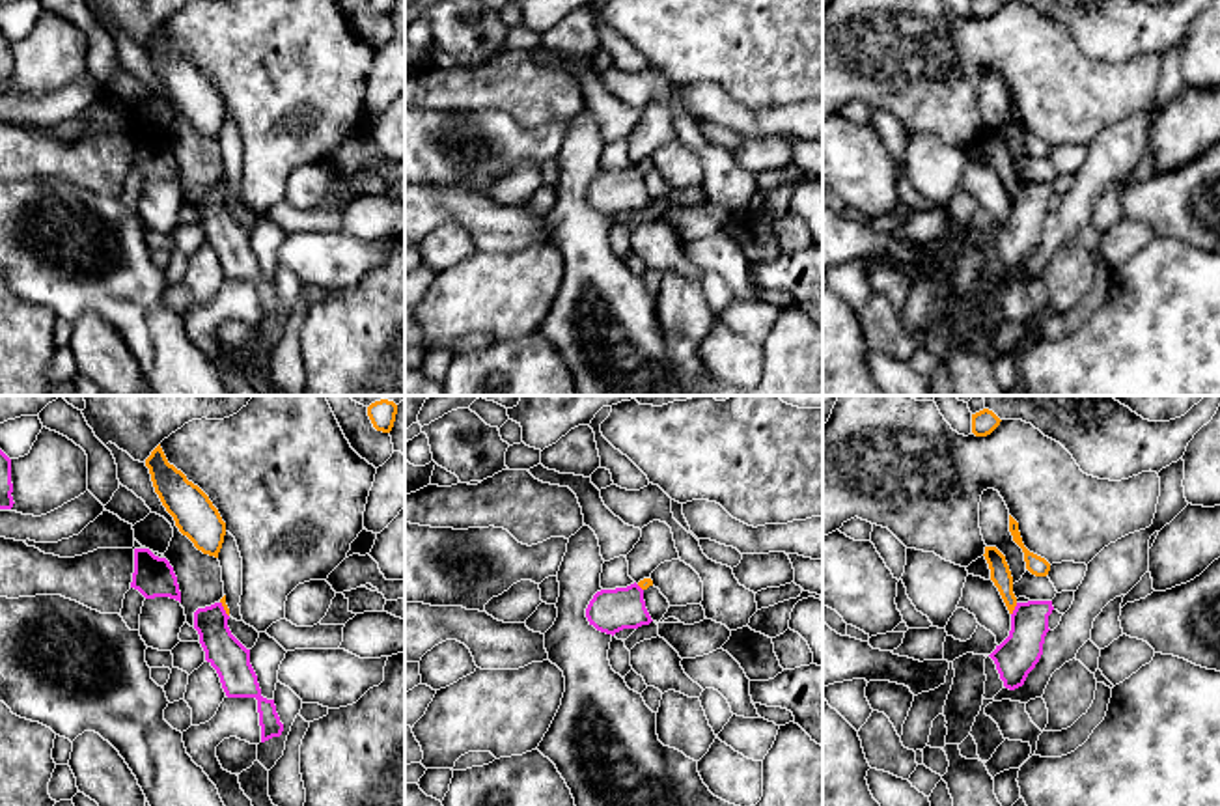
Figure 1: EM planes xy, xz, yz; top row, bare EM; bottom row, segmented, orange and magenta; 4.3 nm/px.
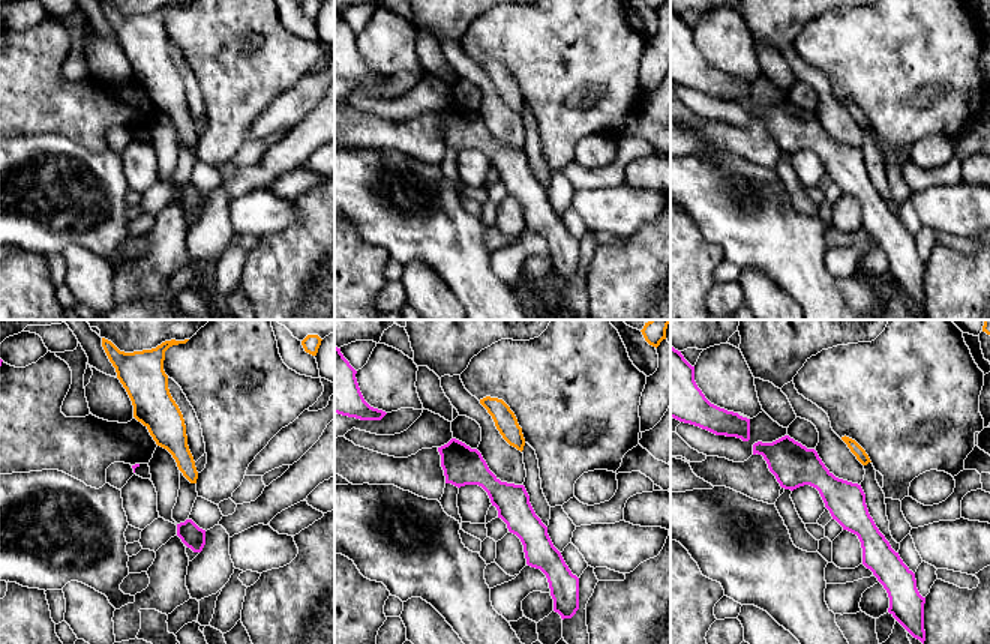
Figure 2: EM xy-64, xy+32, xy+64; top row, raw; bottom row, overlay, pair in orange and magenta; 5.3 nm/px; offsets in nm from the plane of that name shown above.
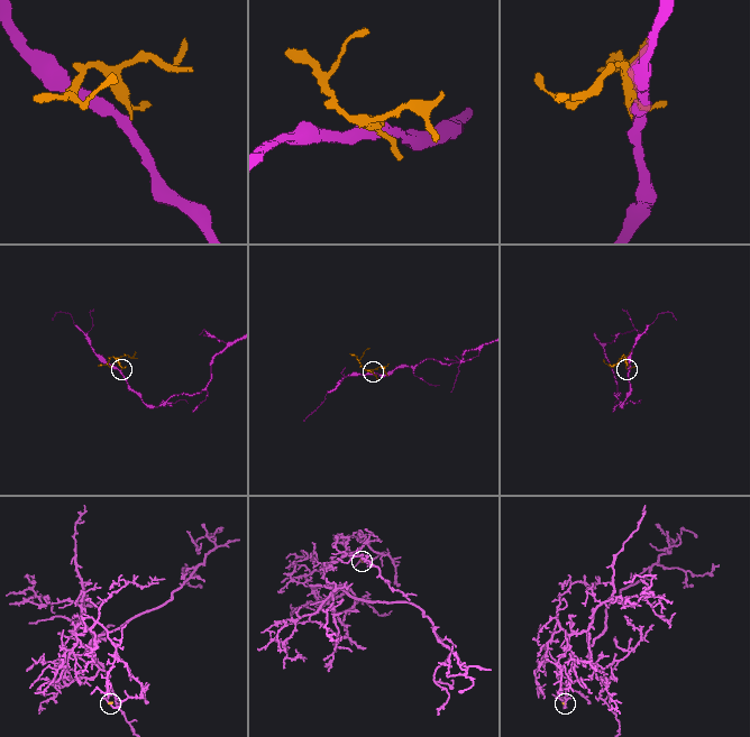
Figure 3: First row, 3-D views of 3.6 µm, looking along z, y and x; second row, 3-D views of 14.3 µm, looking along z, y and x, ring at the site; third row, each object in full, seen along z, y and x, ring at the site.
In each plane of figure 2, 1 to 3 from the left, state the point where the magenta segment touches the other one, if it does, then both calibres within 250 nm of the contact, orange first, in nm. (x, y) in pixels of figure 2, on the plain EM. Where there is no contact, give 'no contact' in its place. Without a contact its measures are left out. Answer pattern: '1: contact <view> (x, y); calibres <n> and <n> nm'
1: no contact
2: no contact
3: no contact

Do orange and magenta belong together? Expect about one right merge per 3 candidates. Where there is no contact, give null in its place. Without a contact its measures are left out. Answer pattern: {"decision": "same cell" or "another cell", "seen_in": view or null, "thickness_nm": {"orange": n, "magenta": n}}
{"decision": "another cell", "seen_in": "yz", "thickness_nm": {"orange": 90, "magenta": 180}}

